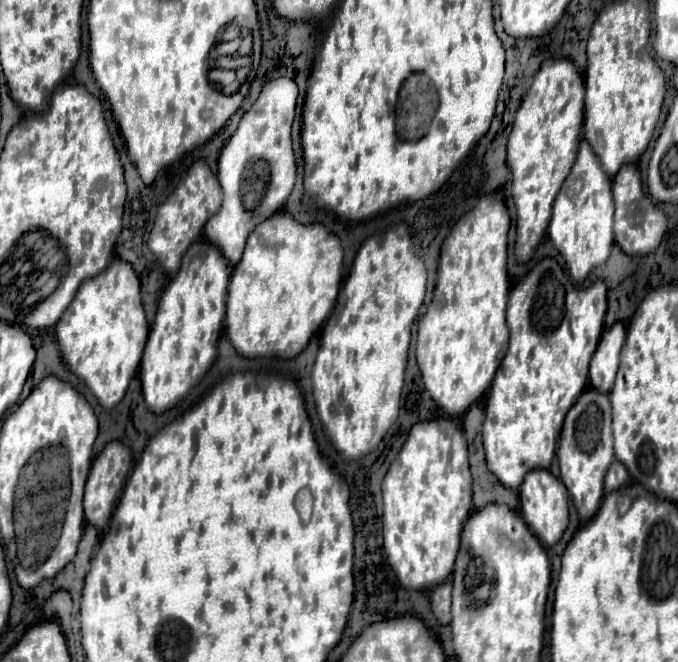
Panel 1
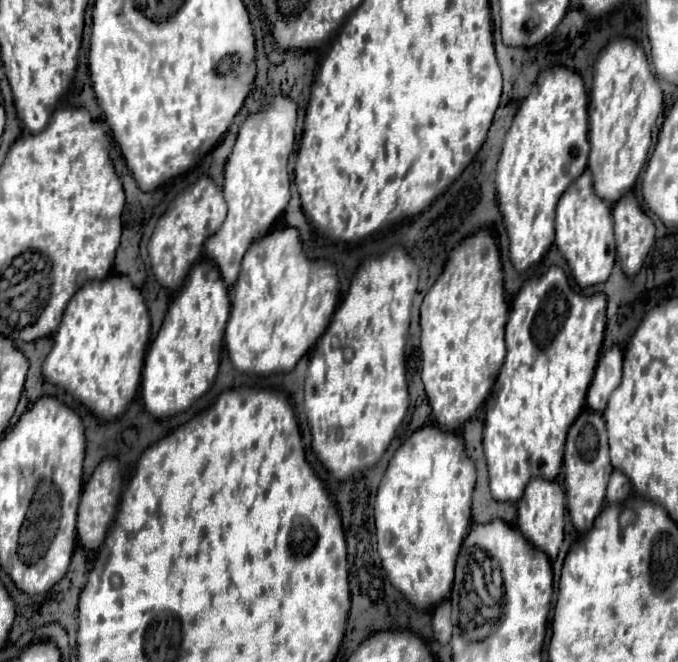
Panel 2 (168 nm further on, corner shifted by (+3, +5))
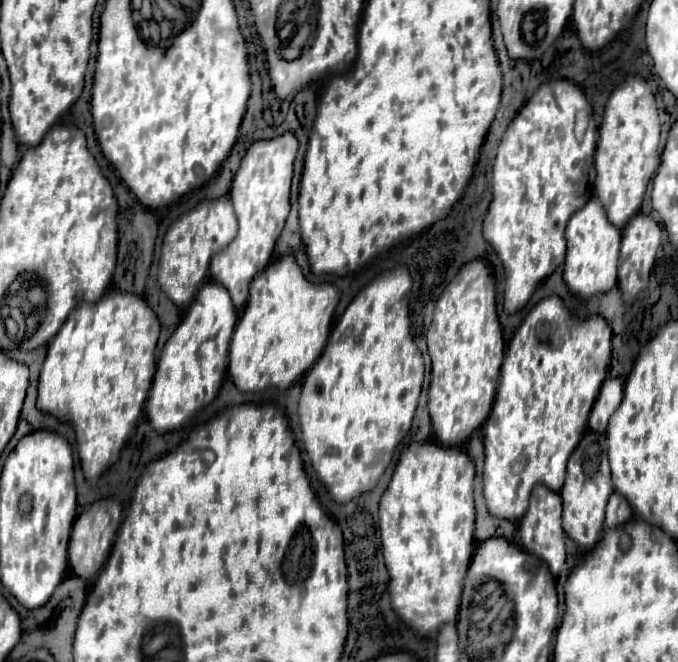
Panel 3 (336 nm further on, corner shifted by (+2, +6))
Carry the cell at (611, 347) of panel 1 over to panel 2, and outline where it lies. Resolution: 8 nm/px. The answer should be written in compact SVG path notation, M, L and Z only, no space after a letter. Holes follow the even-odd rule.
M613 344L603 352L599 364L595 368L589 392L587 392L587 406L595 412L603 412L611 392L621 382L621 364L623 364L623 350L619 344Z

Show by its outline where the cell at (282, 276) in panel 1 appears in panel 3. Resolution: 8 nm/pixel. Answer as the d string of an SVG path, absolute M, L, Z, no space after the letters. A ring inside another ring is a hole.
M280 257L258 273L230 343L228 373L234 385L242 393L250 393L268 387L288 389L298 383L326 345L338 295L334 285L308 283L292 257Z

